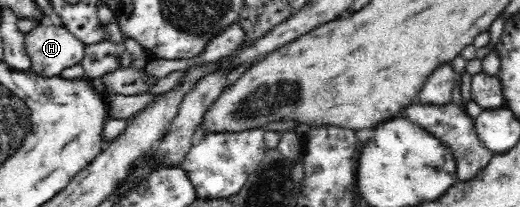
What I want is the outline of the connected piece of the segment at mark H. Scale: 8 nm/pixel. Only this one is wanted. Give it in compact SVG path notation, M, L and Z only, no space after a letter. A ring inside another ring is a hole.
M38 25L31 34L25 34L25 47L32 64L32 69L44 77L54 77L60 74L65 68L82 64L85 58L87 45L80 38L77 38L67 27Z

